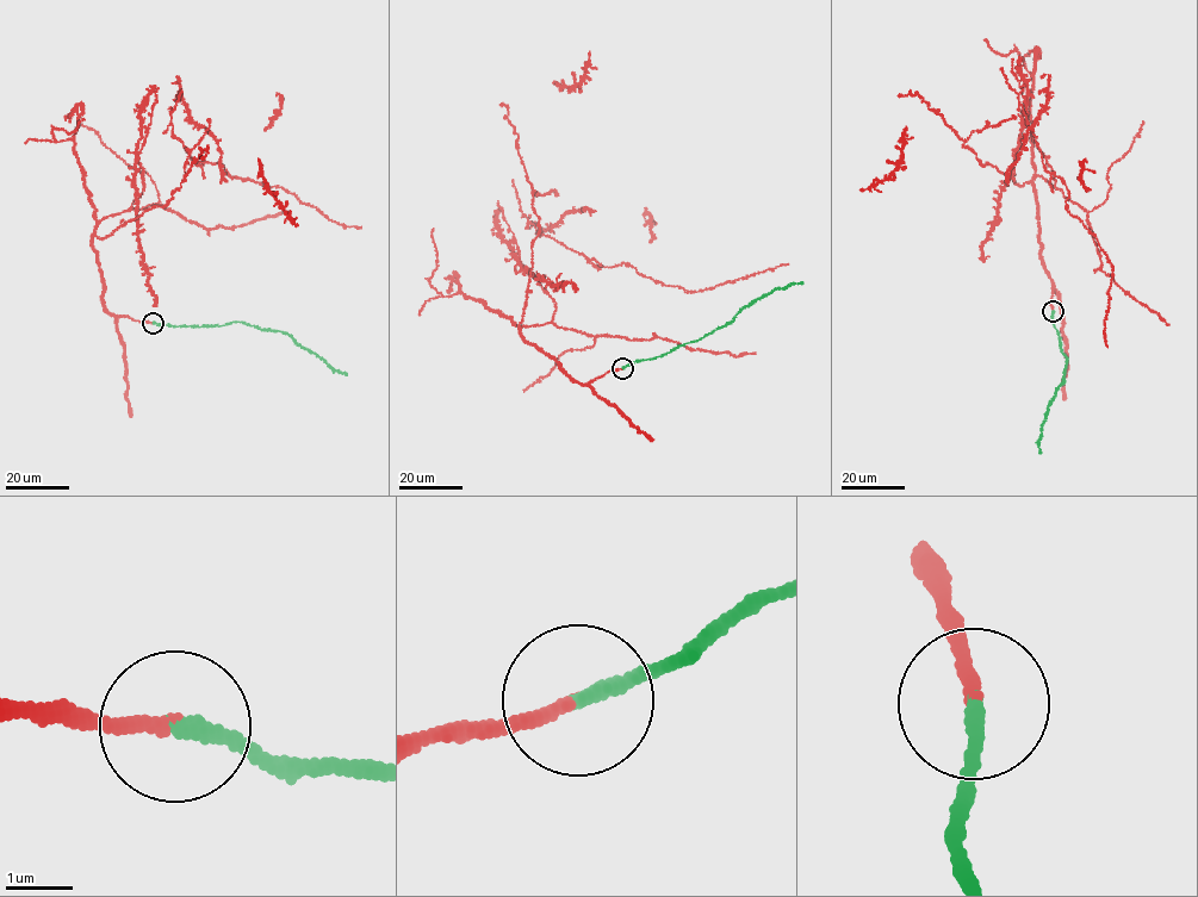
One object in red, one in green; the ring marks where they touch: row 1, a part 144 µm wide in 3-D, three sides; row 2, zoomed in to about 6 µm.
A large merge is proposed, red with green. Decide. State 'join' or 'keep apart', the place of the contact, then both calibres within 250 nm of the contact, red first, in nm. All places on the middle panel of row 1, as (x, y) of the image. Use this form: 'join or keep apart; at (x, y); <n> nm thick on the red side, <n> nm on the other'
join; at (622, 368); 200 nm thick on the red side, 240 nm on the other

